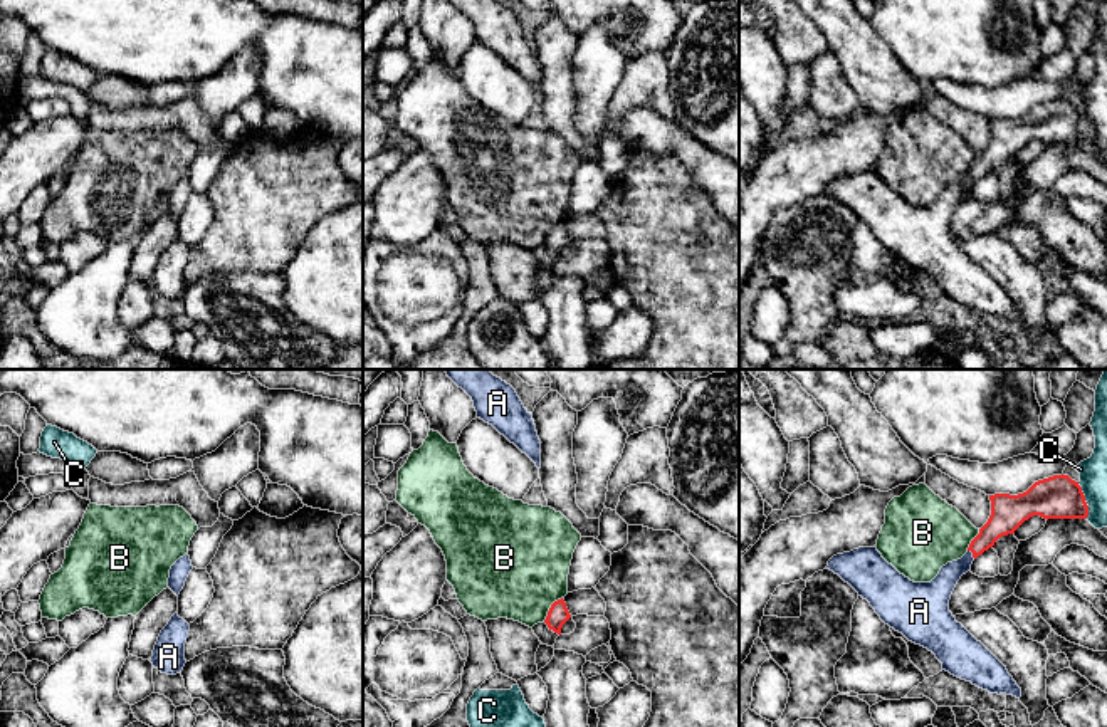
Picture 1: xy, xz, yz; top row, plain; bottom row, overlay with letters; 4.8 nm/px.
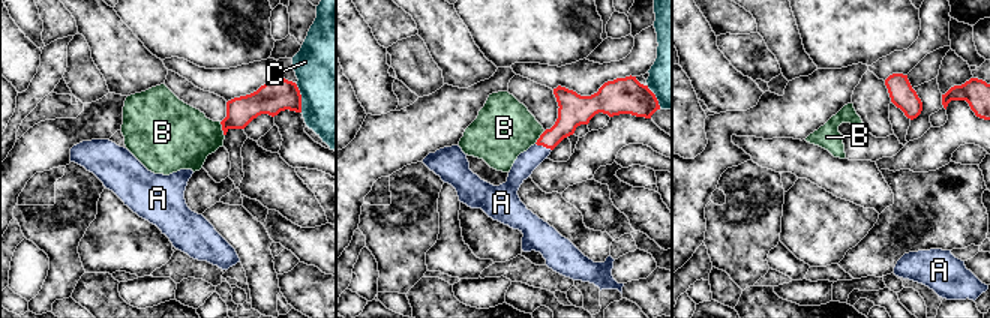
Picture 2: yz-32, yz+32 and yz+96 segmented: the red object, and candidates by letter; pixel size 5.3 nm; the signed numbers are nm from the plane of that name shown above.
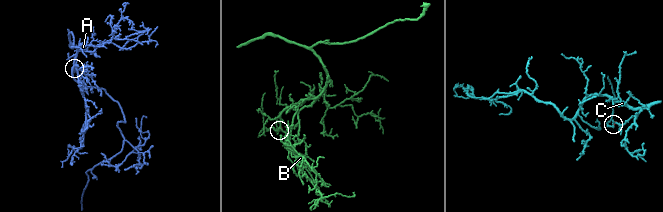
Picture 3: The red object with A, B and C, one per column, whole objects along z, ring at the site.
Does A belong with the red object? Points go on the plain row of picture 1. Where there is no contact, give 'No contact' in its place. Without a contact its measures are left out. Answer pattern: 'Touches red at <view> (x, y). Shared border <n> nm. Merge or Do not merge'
Touches red at yz (973, 178). Shared border 60 nm. Merge

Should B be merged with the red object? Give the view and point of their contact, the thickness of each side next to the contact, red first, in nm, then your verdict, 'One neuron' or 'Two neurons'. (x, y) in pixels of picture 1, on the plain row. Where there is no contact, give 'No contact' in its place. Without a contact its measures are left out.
Touches red at xz (550, 232). Thickness 100 nm (red) against 480 nm. Two neurons

